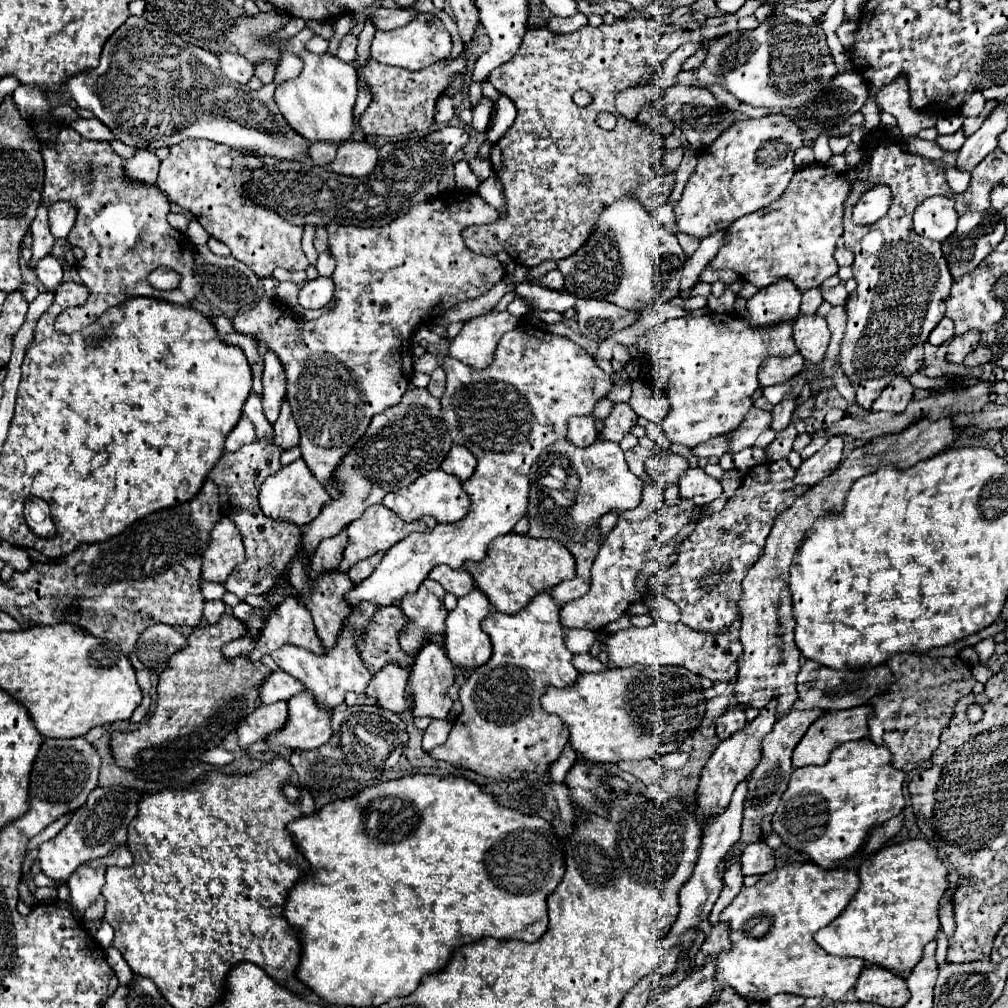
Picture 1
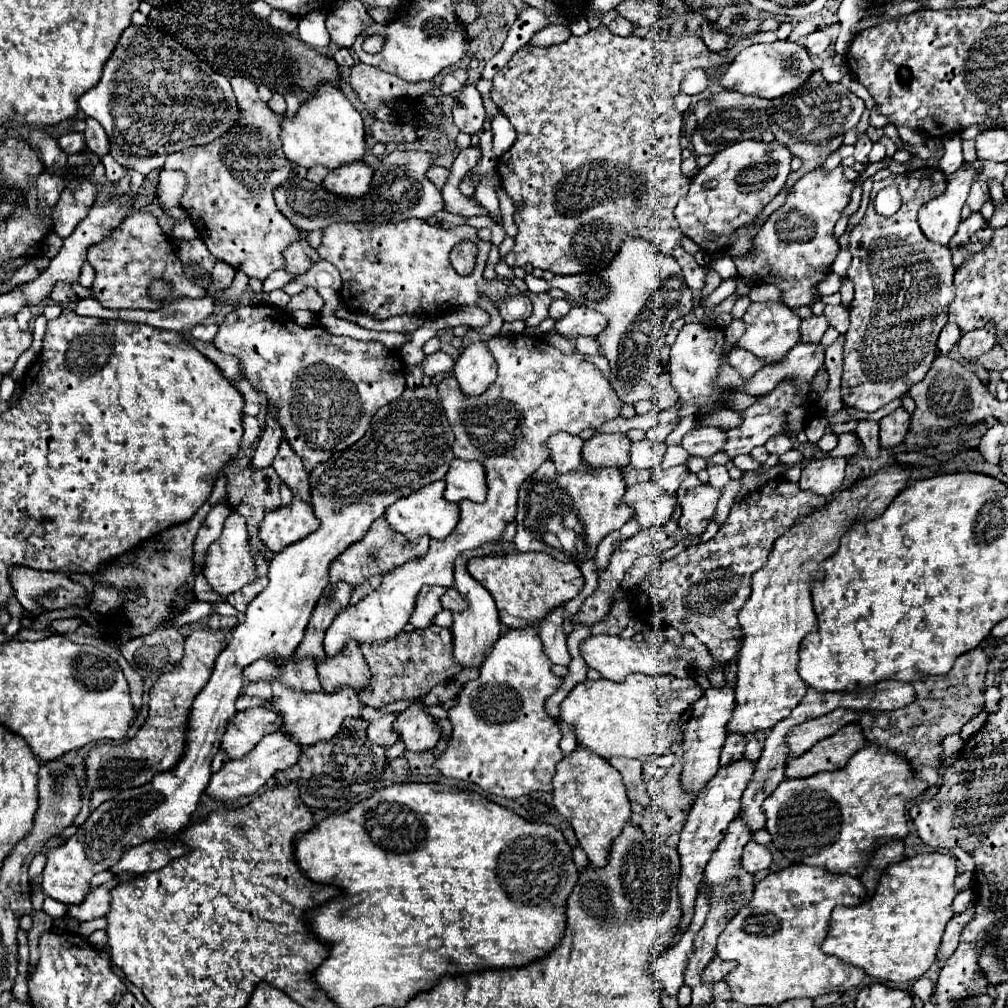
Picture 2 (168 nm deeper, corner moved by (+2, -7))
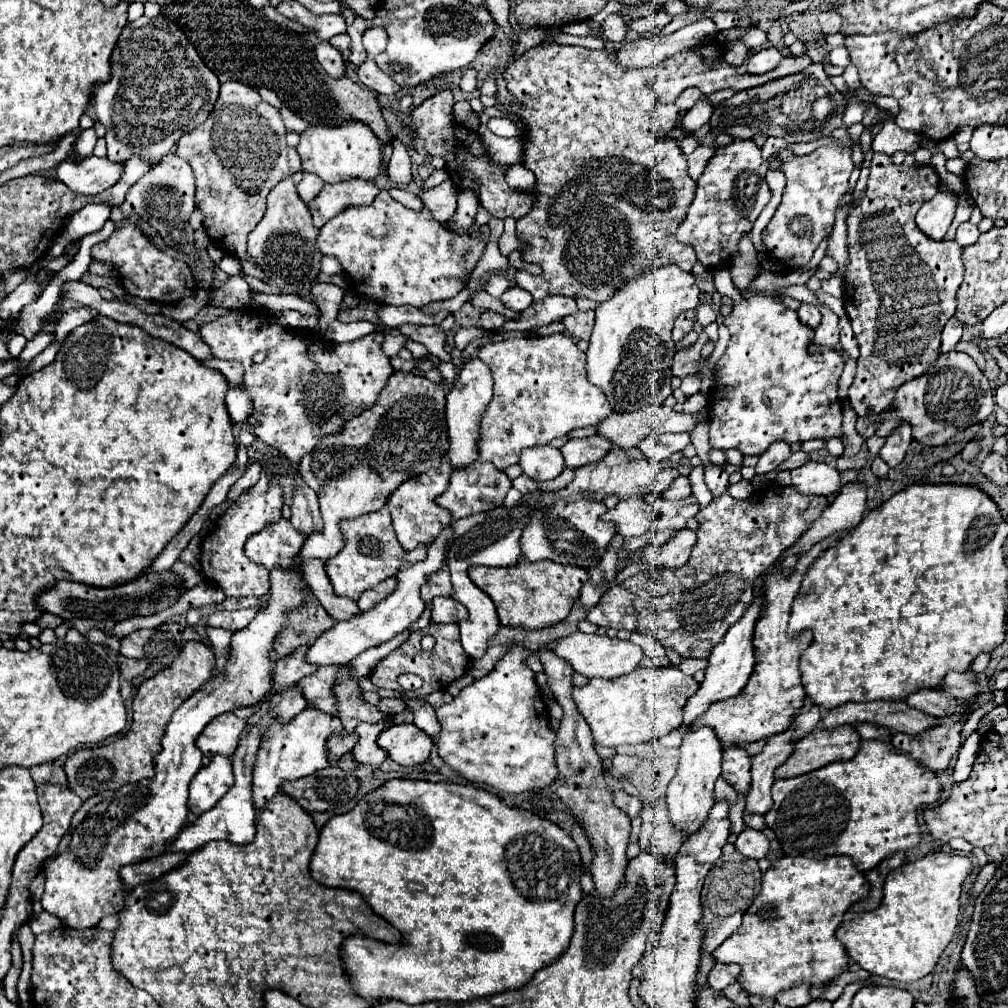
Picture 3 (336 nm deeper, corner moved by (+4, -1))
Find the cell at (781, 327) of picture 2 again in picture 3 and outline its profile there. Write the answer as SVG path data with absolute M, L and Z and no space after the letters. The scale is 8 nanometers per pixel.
M755 295L749 299L741 299L739 303L733 303L733 311L731 311L731 315L725 317L723 323L731 331L731 341L729 341L725 353L721 355L721 359L717 361L719 381L717 381L717 389L709 395L709 413L711 413L711 417L709 417L709 439L711 439L711 447L715 447L715 449L739 449L743 455L761 455L777 439L787 441L787 443L795 443L795 441L809 441L809 439L841 437L841 419L843 419L841 405L831 405L831 403L835 403L839 399L837 397L837 379L843 371L845 361L839 357L839 353L835 349L819 349L817 353L809 353L807 345L813 339L813 329L809 329L807 325L801 325L795 311L787 309L779 299L767 297L767 295Z

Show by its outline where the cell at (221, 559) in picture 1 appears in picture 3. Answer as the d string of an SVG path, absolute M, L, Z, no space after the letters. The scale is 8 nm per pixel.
M263 467L261 479L237 505L231 505L217 521L215 529L207 535L203 541L203 553L201 553L201 573L205 579L221 585L223 593L229 597L263 597L269 591L269 571L265 571L263 565L257 565L255 561L249 561L245 557L245 541L249 535L261 531L267 523L273 523L281 517L281 507L283 507L283 497L281 497L281 487L275 479L271 479L269 467Z

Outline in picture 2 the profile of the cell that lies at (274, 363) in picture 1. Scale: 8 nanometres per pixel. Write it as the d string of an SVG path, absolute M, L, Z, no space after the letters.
M269 409L267 411L267 429L263 431L263 435L259 439L257 449L253 453L253 461L251 461L251 467L255 471L273 465L273 459L277 455L281 439L283 439L283 433L279 431L279 425L275 423L275 419L271 419L271 409Z

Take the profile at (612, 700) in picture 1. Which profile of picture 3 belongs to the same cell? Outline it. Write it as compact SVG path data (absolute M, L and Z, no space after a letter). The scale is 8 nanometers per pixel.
M637 667L629 675L619 679L589 679L587 685L573 689L573 701L577 711L591 727L593 739L603 747L639 745L679 729L685 701L699 689L699 683L681 673L679 667Z

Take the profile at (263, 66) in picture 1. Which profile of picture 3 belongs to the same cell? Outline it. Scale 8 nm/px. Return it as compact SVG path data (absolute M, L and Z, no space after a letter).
M281 107L279 109L281 111L281 119L283 119L283 123L285 123L285 127L287 129L291 129L291 131L297 131L297 133L303 133L305 131L305 121L301 121L301 117L297 117L291 109L287 109L287 107Z

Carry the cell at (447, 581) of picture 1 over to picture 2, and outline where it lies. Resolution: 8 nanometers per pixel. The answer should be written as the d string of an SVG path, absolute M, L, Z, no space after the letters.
M447 589L447 593L441 597L441 605L443 609L451 611L451 613L457 613L457 611L463 611L467 605L463 599L459 599L459 593L455 593L455 589Z

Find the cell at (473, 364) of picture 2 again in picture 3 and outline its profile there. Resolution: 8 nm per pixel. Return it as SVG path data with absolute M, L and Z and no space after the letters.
M479 357L467 359L459 371L459 379L447 393L447 435L449 435L449 461L453 467L465 467L477 459L477 433L481 413L485 411L493 393L493 375L489 365Z

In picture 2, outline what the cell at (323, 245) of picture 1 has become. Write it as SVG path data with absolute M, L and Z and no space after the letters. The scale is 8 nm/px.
M301 235L301 239L297 239L295 243L287 245L283 257L285 257L285 271L289 275L303 275L305 271L309 271L311 265L315 265L321 259L317 250L311 249L305 235Z

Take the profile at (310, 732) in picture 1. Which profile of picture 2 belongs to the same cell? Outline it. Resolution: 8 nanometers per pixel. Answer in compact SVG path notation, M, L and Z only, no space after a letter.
M281 731L271 733L267 737L263 737L249 753L245 753L239 759L231 759L227 761L221 771L211 775L211 781L205 789L205 793L217 801L233 801L239 797L249 797L253 795L259 787L263 787L277 771L283 771L287 767L291 767L291 763L295 763L295 757L301 755L301 749L291 743L291 739L287 739Z

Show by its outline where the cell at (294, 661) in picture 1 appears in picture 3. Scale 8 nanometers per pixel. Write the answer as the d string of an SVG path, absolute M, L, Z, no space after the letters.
M305 707L297 717L293 717L293 721L273 719L273 723L269 723L269 729L265 731L265 737L261 739L255 769L253 769L255 807L261 809L265 801L269 801L281 789L283 781L311 775L323 769L325 765L329 765L325 757L327 741L329 741L329 735L337 731L343 731L341 719L335 715L323 713L321 709L315 709L315 707Z

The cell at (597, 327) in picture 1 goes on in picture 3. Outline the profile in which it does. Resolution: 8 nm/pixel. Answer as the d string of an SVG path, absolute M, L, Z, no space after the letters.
M577 311L561 321L573 339L589 339L595 323L595 311Z

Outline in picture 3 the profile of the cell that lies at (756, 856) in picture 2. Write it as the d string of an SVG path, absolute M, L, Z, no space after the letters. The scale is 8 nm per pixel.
M747 827L737 835L735 849L749 859L761 859L769 851L769 841L761 831L755 831L755 829Z

